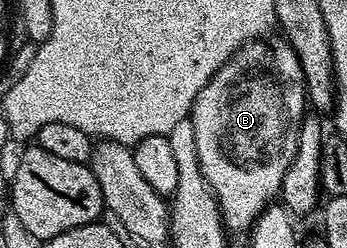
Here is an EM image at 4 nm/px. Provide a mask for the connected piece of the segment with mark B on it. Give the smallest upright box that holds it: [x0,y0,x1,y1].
[191,41,307,232]

